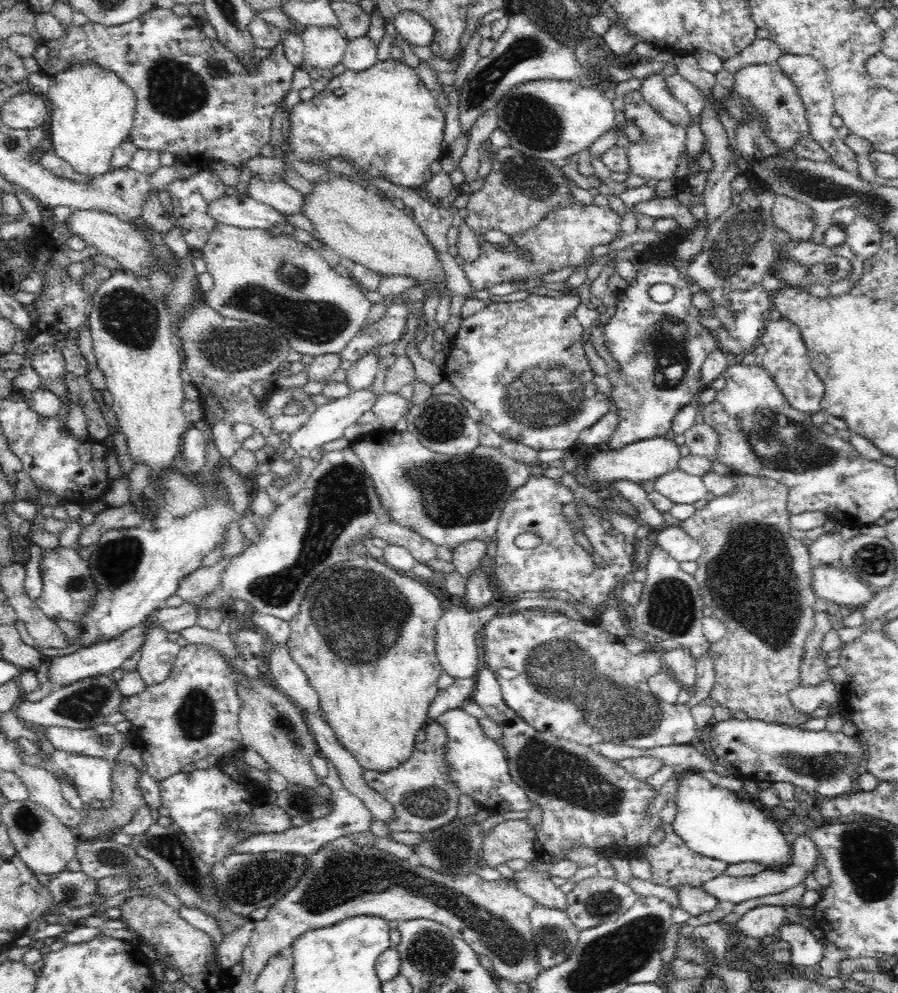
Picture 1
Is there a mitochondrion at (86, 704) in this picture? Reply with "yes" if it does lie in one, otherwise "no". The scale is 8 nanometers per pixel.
yes

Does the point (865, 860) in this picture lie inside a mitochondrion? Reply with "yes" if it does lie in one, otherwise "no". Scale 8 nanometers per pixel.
yes

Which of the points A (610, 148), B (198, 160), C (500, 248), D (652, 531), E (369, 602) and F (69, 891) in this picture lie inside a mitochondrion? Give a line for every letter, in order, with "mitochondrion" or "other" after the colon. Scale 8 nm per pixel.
A: other
B: other
C: other
D: other
E: mitochondrion
F: mitochondrion

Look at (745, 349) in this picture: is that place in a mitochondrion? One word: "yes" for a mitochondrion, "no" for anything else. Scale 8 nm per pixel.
no

